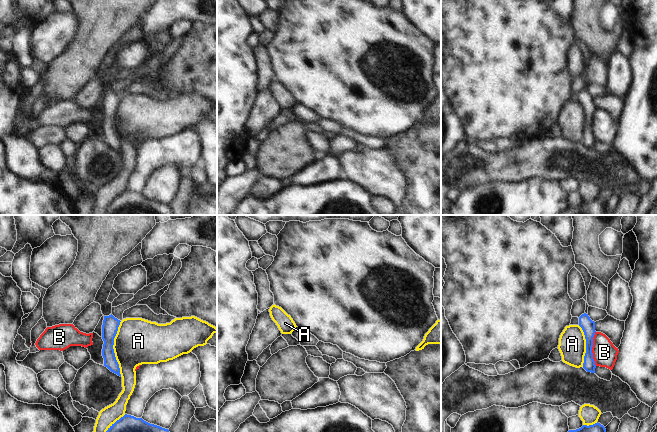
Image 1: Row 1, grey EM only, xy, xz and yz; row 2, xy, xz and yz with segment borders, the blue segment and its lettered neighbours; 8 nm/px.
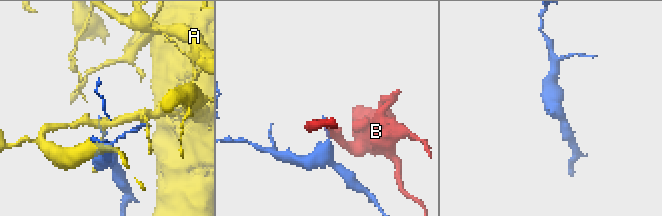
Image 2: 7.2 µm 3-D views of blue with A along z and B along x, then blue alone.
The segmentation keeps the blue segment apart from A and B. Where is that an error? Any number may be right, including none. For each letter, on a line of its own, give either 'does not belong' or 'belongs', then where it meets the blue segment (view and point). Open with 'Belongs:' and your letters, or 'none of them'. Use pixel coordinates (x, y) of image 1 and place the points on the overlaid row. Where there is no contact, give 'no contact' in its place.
Belongs: none of them
A: does not belong | xy (113, 349)
B: does not belong | yz (591, 348)

